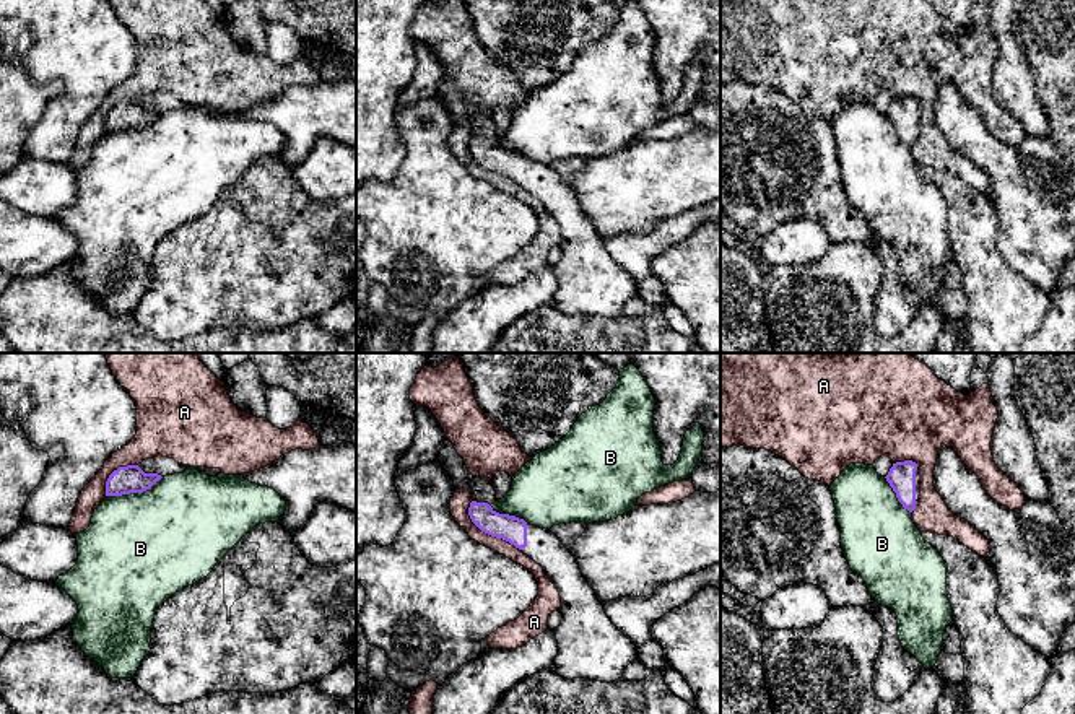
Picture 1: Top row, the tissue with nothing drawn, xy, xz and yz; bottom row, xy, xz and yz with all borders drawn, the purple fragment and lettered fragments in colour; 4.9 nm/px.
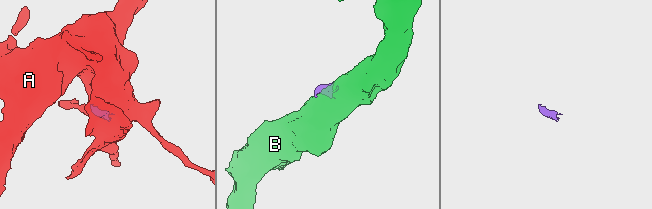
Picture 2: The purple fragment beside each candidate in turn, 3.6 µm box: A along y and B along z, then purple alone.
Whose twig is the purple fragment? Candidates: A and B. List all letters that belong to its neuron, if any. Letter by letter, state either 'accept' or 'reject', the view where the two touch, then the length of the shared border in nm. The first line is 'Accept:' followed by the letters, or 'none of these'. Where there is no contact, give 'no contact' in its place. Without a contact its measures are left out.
Accept: none of these
A: reject; contact in xz; length 340 nm
B: reject; contact in xy; length 300 nm

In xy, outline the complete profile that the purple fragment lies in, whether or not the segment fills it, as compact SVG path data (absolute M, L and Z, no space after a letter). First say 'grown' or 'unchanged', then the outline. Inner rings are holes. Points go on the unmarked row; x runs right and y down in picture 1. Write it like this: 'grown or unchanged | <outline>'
unchanged | M138 101L119 102L106 117L106 132L143 128L161 114L158 109L145 109Z

